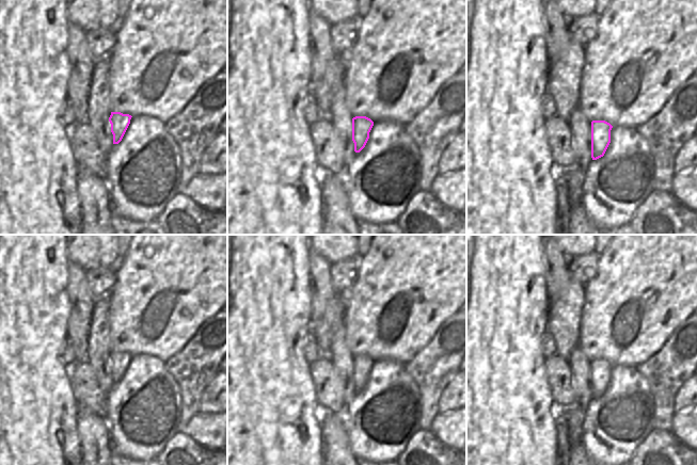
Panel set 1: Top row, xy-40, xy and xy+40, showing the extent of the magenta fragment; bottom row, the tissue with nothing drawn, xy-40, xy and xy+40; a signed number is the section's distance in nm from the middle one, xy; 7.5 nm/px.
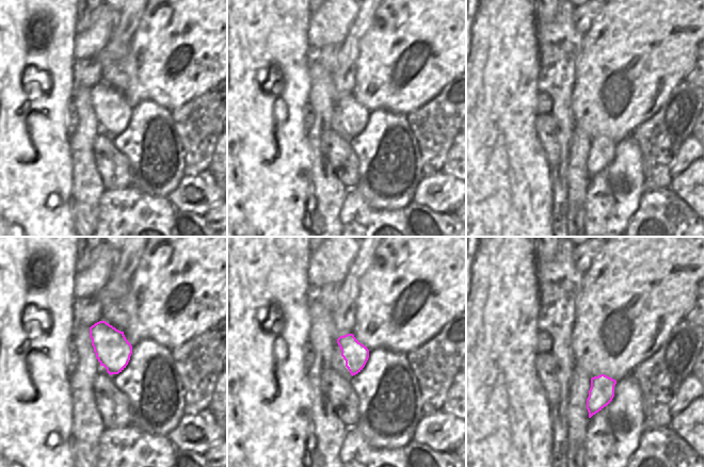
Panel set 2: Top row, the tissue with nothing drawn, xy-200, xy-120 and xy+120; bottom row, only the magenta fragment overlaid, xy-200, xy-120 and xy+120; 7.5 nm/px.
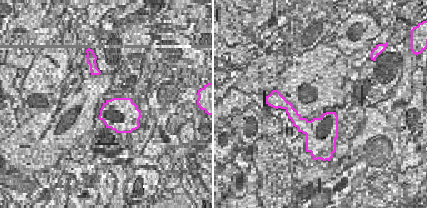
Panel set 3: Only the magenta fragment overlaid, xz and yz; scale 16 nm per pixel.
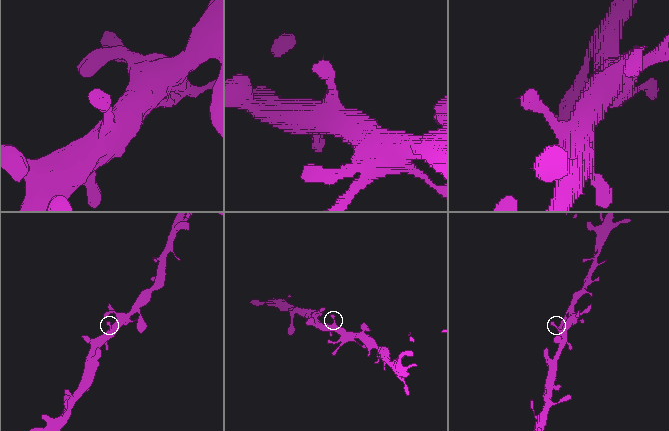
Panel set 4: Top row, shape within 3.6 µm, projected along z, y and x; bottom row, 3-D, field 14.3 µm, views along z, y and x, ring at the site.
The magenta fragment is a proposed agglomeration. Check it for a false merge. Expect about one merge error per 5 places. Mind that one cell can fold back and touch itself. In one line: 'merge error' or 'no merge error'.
no merge error

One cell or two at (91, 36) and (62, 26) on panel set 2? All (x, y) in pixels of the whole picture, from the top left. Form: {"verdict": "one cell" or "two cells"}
{"verdict": "two cells"}

